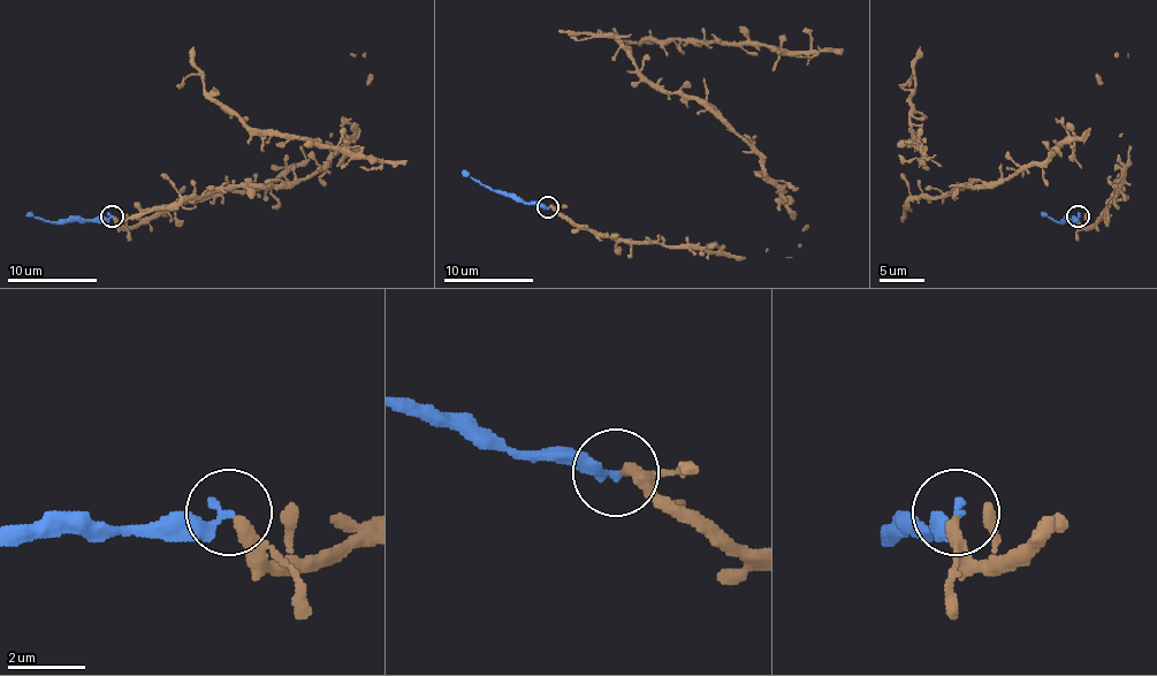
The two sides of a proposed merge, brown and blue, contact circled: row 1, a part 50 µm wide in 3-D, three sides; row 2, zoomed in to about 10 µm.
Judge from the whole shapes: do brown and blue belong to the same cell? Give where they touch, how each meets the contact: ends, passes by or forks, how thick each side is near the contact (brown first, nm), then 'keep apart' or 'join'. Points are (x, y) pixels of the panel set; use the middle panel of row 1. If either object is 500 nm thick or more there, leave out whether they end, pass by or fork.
(548, 207) | brown ends | blue ends | 340/280 nm | join

